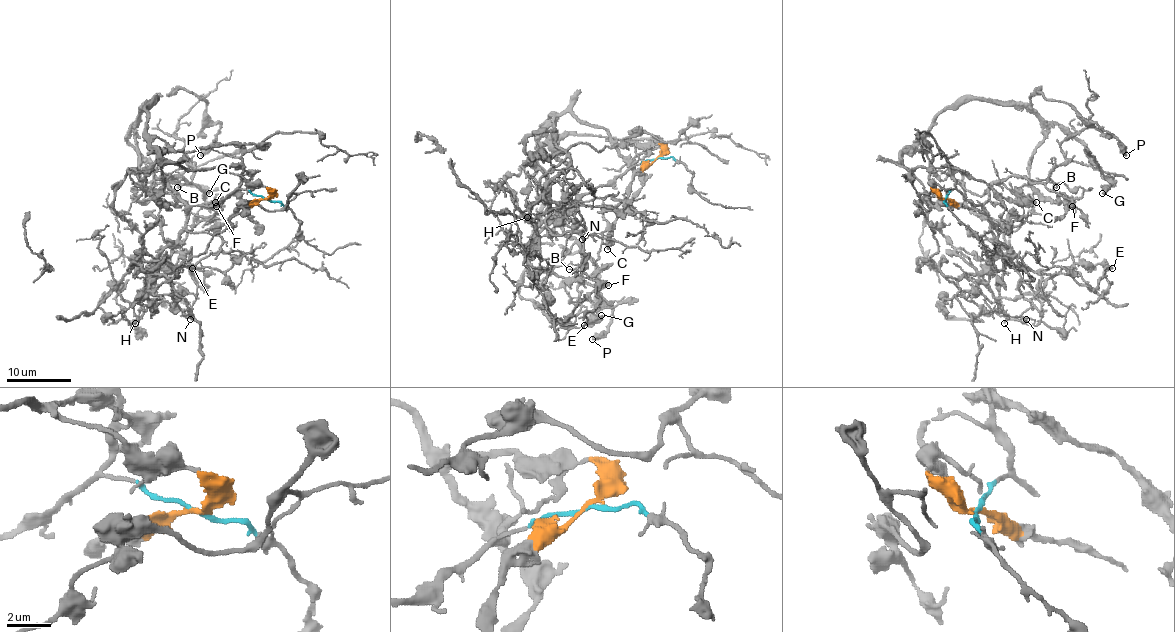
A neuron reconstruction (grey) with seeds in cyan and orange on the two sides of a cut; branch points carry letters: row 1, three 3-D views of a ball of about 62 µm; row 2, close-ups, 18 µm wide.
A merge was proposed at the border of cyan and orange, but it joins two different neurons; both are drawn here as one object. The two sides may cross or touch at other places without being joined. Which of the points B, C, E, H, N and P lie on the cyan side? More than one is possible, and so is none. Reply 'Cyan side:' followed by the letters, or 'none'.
Cyan side: B, E, H, N

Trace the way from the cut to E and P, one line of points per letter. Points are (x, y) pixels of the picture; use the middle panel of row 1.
E: (657, 158), (628, 168), (546, 219), (554, 234), (580, 234), (581, 269), (596, 282), (599, 298), (584, 326)
P: (657, 158), (568, 111), (538, 139), (536, 237), (597, 266), (612, 311), (592, 339)

